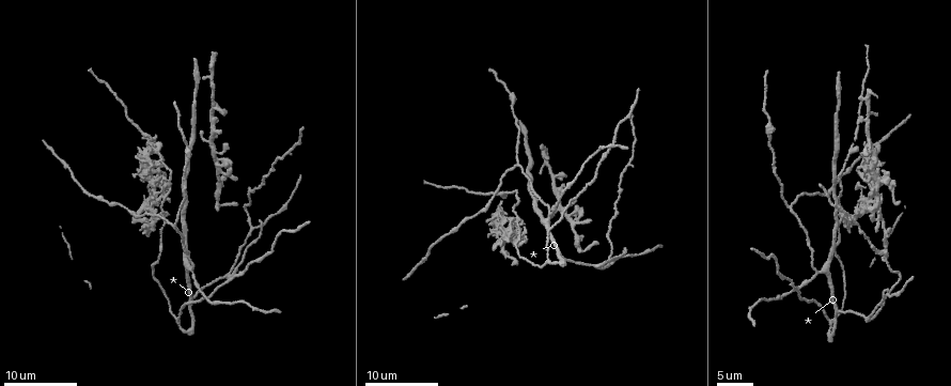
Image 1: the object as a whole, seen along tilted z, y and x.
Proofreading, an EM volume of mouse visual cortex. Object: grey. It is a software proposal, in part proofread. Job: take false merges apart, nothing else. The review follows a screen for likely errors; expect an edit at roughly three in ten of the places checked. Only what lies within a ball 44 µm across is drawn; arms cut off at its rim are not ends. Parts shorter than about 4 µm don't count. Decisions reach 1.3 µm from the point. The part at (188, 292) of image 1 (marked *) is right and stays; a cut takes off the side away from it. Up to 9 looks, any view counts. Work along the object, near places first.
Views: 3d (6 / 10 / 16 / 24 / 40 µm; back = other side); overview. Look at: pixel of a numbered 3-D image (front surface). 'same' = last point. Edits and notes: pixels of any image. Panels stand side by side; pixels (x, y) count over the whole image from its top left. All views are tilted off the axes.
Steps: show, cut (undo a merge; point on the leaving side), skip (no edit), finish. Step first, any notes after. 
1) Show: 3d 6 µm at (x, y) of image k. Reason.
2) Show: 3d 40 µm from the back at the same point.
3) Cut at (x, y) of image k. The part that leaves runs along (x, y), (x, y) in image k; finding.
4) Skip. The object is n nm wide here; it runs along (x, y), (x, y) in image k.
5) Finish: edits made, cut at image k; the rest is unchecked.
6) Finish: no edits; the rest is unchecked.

Show: 3d 6 µm at (515, 219) of image 1. Four or more arms meet.

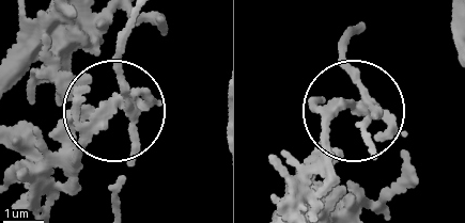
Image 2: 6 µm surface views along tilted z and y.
Cut at (80, 137) of image 2. 4 arms meet here; the part that leaves runs along (129, 112), (46, 160), (18, 146) in image 2; two neurons meet here.

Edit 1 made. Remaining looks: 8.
Show: overview.

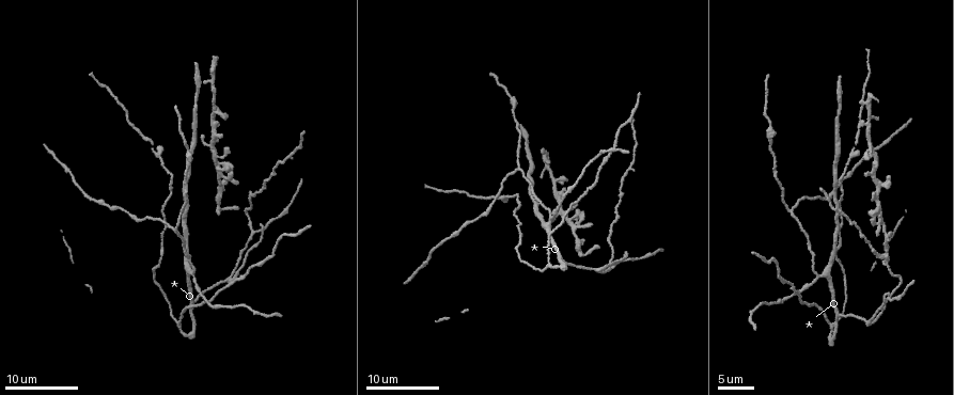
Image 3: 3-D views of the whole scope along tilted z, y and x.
Show: 3d 16 µm at (789, 212) of image 3. Three-way junction.

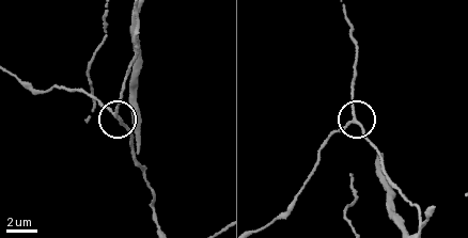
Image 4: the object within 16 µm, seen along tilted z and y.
Show: 3d 6 µm at (355, 119) of image 4. Zoom in.

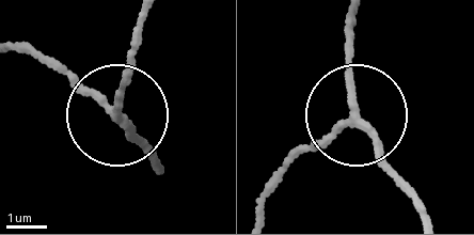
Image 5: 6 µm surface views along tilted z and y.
Skip. 3 arms meet here; continuous, no second neuron.

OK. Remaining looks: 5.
Show: 3d 10 µm at (217, 208) of image 3. Three-way junction.

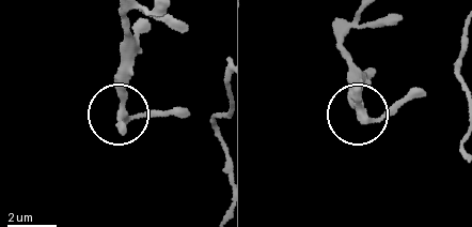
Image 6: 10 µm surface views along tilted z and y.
Skip. One neuron here.

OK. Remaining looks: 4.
Show: 3d 16 µm at (190, 270) of image 3. Four or more arms meet.

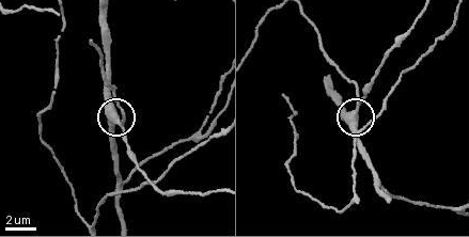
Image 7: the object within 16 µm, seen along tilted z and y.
Skip. The object is 370 nm wide here; it runs along (113, 170), (115, 111), (109, 74) in image 7; all the same neuron.

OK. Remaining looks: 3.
Show: 3d 10 µm at (887, 265) of image 3. Branch point.

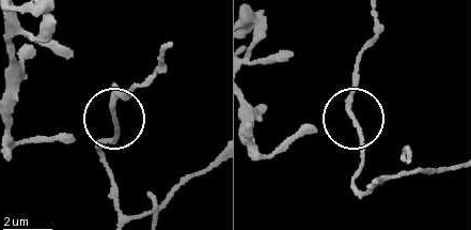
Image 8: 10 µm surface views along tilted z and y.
Skip. 3 arms meet here; it runs along (375, 181), (356, 186), (352, 65) in image 8; all the same neuron.

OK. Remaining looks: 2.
Finish: edits made, cut at image 2; the rest is unchecked.

